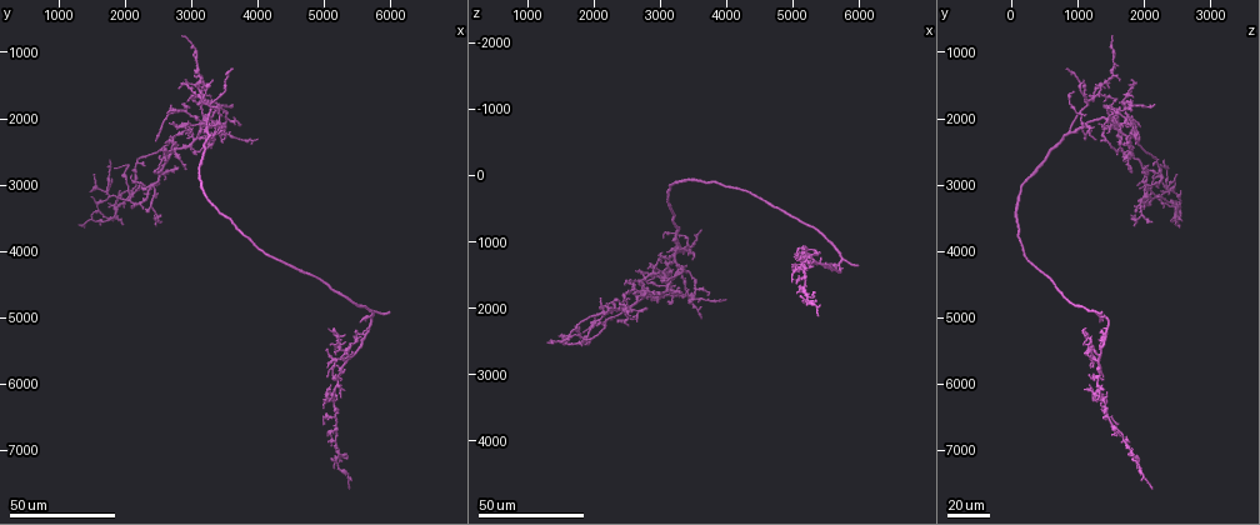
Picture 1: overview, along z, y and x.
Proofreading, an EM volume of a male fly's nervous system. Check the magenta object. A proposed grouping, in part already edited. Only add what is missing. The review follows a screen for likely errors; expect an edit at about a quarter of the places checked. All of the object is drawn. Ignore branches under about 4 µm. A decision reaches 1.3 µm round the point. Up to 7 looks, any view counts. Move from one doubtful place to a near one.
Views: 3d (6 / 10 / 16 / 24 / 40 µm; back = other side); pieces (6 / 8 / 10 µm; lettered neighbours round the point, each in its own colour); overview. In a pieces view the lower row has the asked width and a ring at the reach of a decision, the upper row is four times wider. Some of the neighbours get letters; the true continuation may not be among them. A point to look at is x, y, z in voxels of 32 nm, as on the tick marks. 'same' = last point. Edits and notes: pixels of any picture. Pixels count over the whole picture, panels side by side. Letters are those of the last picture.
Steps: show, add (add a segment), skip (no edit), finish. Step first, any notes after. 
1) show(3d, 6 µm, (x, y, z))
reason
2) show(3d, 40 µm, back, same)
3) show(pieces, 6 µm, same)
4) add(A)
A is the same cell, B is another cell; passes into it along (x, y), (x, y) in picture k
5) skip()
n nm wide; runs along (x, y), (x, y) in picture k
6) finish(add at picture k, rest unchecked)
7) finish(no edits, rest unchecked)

show(3d, 24 µm, (2650, 2300, 1650))
thin end

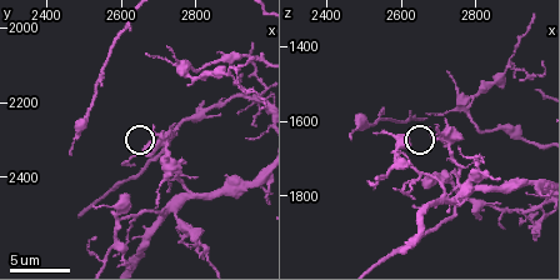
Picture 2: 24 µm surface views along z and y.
show(pieces, 10 µm, (2680, 2270, 1620))

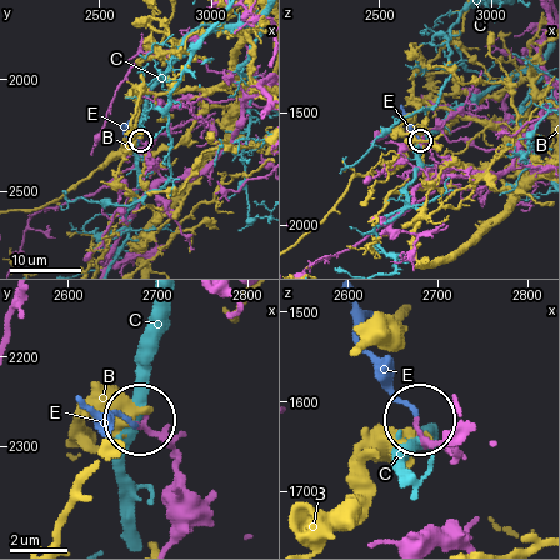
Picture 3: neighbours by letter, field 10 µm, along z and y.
add(E)
E is the same cell, B and C are other cells; it goes on there

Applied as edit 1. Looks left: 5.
show(overview)
see it whole again

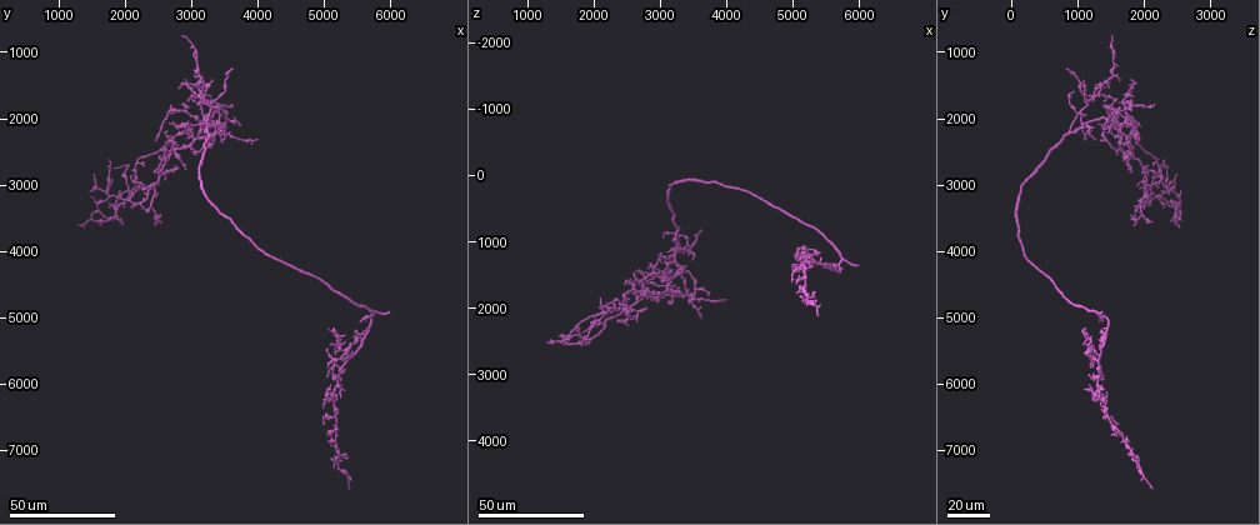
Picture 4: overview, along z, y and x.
show(3d, 24 µm, (3450, 2400, 1900))

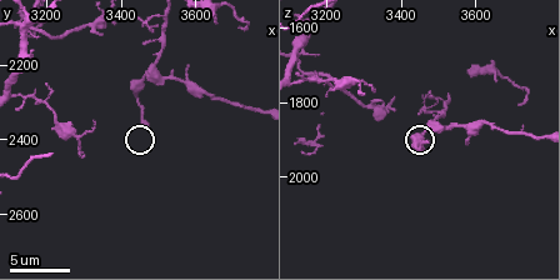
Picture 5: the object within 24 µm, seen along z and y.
show(pieces, 8 µm, (3470, 2360, 1900))

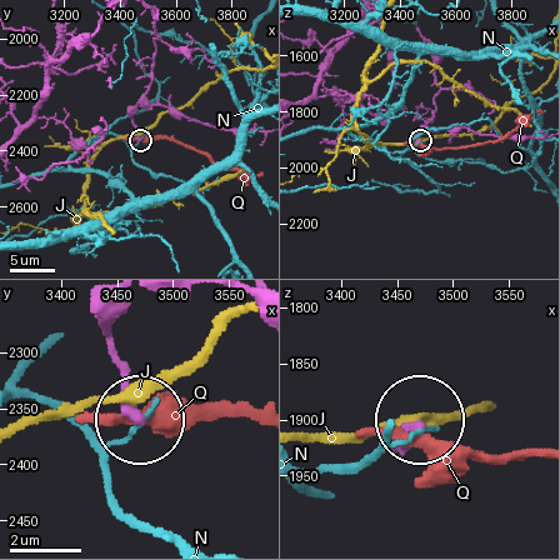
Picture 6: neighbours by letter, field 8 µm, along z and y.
skip()
J, N and Q are other cells; no lettered segment goes on from it

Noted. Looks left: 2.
show(3d, 24 µm, (6000, 4950, 1400))
free end

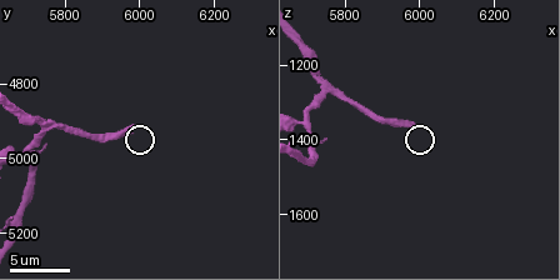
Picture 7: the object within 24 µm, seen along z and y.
show(pieces, 10 µm, (5980, 4910, 1350))

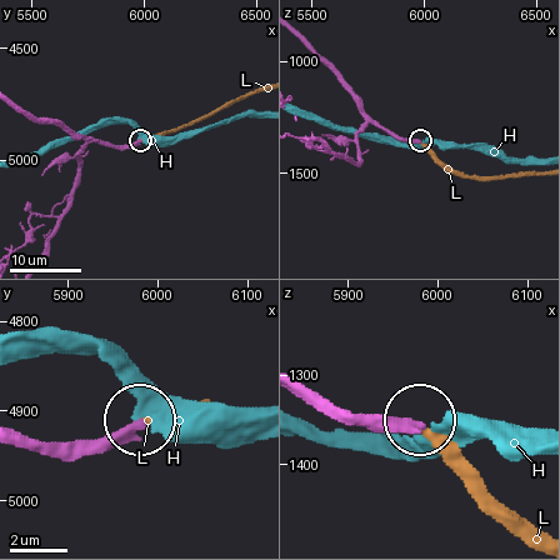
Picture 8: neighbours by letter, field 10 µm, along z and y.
add(L)
L is the same cell, H is another cell; passes into it along (120, 145), (199, 121), (245, 99) in picture 8; the neuron continues

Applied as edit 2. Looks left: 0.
finish(add at picture 3, add at picture 8, rest unchecked)

